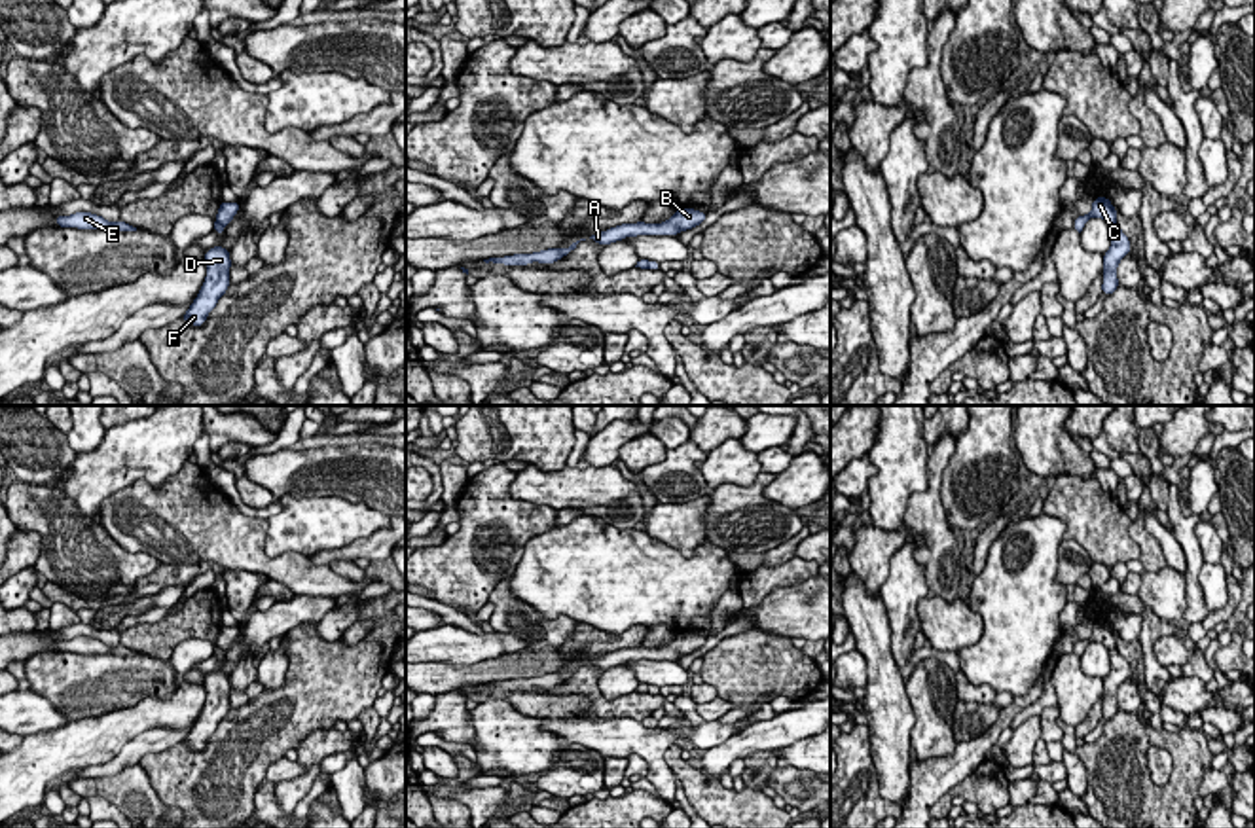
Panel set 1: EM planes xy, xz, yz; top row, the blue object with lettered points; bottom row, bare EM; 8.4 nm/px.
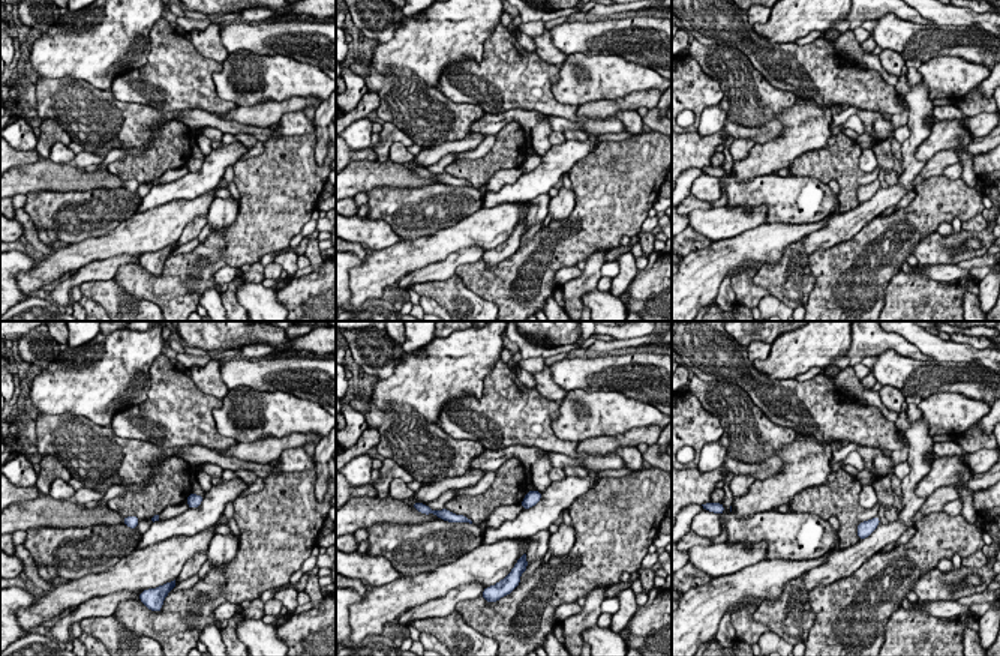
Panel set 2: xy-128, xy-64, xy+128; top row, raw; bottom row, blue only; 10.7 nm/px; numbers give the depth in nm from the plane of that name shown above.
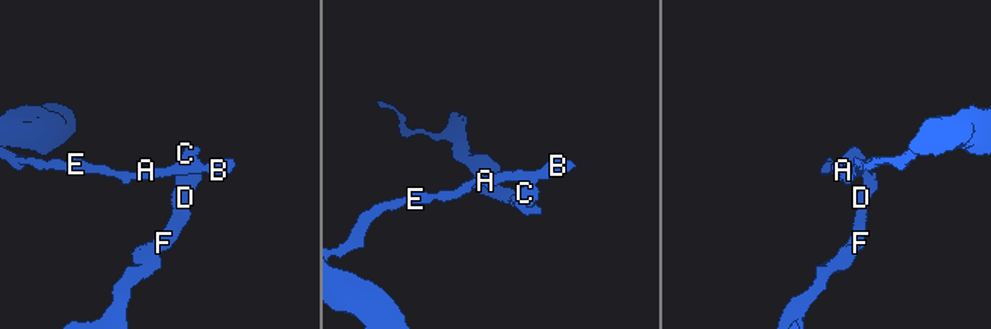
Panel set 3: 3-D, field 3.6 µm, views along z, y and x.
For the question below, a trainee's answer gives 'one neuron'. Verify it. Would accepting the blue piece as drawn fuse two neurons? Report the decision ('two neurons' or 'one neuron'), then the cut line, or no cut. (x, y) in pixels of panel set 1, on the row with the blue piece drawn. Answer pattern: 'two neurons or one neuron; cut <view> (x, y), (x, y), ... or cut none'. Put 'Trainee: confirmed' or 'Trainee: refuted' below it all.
two neurons; cut yz (1109, 224), (1115, 226)
Trainee: refuted

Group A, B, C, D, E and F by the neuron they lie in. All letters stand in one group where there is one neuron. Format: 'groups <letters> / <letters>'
groups A B C E / D F

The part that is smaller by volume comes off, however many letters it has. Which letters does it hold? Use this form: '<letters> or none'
D, F

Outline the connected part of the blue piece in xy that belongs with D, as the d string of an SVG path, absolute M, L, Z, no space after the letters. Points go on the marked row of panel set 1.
M212 246L203 256L207 265L207 277L205 282L182 316L191 326L203 326L209 313L216 307L218 299L226 294L229 288L229 250L224 246Z

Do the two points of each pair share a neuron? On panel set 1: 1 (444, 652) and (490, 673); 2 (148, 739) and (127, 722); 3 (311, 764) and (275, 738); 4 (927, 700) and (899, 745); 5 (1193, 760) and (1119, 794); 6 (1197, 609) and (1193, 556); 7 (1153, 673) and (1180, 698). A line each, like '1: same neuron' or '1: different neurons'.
1: different neurons
2: different neurons
3: different neurons
4: different neurons
5: same neuron
6: same neuron
7: different neurons

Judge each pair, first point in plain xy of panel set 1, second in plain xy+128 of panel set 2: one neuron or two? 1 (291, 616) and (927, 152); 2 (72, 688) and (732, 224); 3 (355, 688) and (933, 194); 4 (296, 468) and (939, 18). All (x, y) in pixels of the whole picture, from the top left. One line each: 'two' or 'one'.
1: one
2: two
3: one
4: two

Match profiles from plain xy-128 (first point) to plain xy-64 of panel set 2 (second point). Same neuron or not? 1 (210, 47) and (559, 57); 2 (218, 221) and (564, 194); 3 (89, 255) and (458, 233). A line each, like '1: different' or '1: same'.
1: same
2: same
3: same

